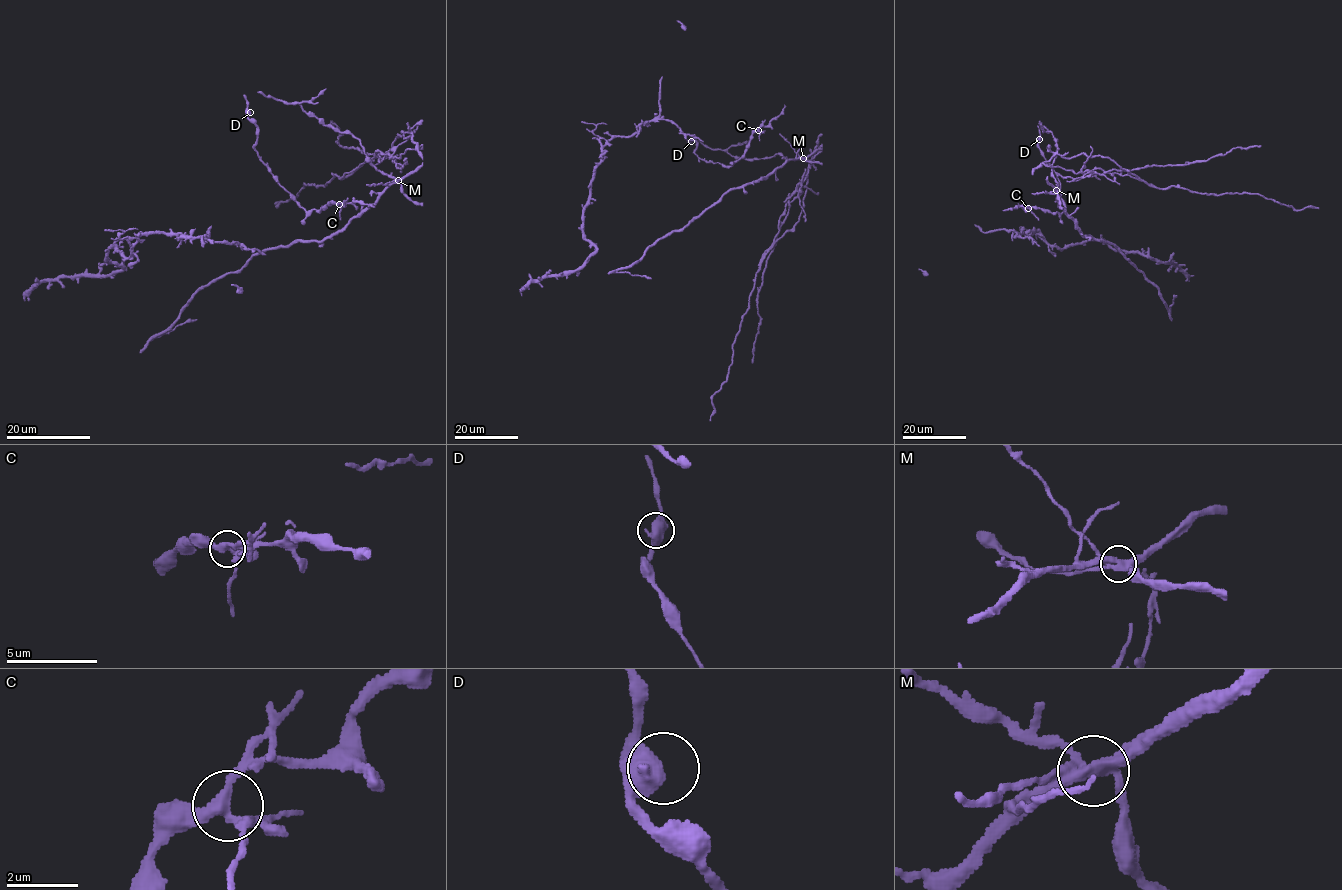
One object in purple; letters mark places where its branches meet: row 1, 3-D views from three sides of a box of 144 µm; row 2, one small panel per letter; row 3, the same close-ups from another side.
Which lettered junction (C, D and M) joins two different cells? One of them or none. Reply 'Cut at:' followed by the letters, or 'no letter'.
Cut at: M

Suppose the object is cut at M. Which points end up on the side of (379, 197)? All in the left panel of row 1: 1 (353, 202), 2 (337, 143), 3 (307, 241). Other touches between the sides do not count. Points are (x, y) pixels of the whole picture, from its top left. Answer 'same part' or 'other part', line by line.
1: other part
2: same part
3: same part

